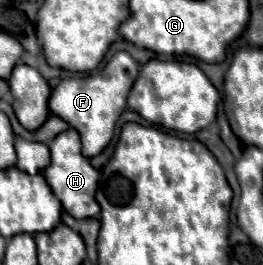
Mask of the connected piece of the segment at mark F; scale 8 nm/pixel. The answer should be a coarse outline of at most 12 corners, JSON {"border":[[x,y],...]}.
{"border":[[116,52],[104,70],[62,80],[50,112],[100,154],[114,136],[138,62]]}

